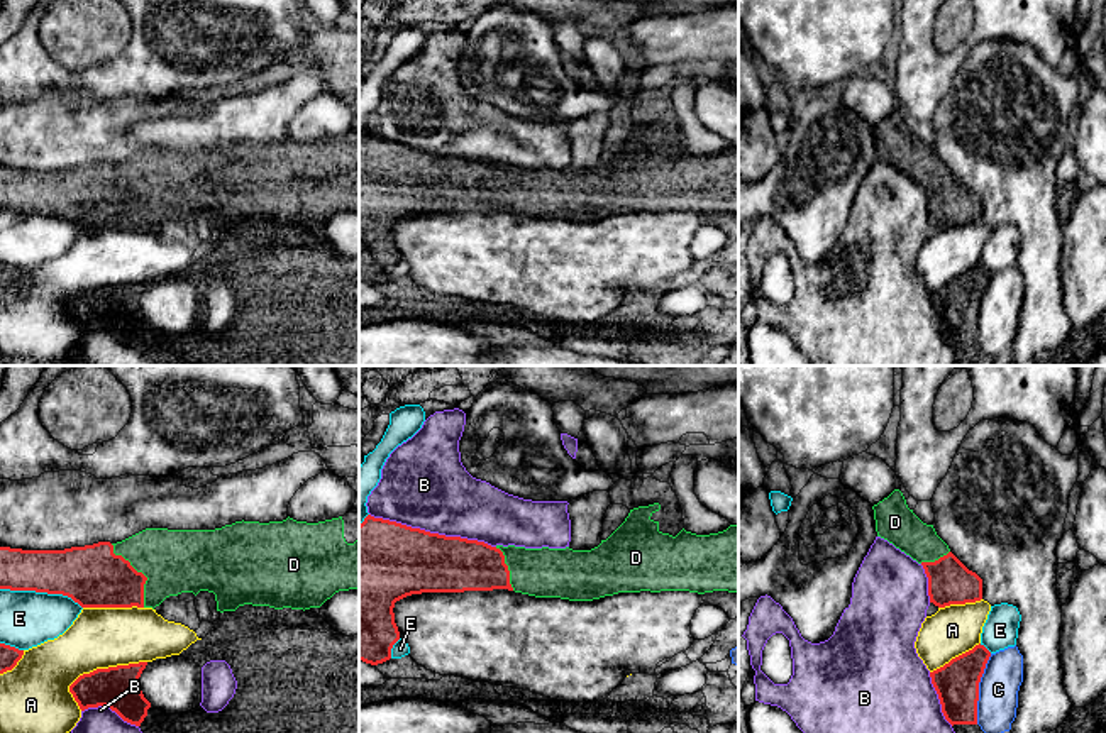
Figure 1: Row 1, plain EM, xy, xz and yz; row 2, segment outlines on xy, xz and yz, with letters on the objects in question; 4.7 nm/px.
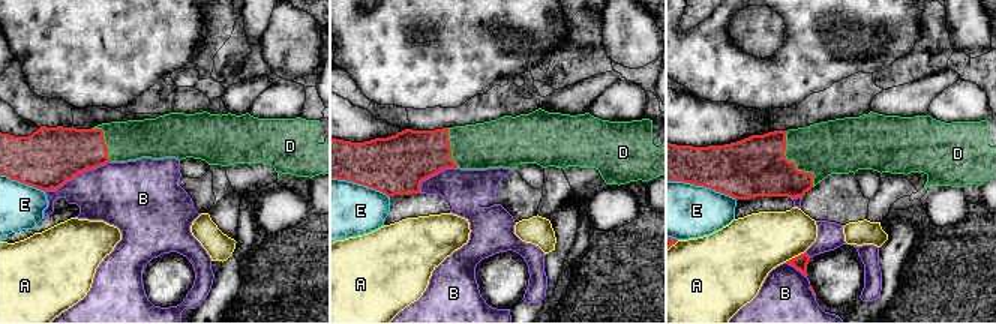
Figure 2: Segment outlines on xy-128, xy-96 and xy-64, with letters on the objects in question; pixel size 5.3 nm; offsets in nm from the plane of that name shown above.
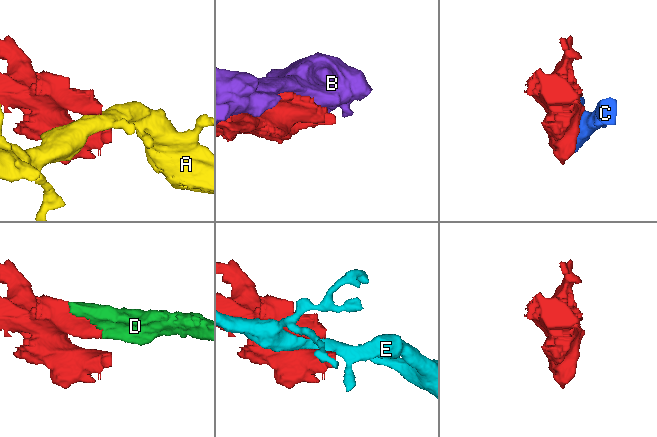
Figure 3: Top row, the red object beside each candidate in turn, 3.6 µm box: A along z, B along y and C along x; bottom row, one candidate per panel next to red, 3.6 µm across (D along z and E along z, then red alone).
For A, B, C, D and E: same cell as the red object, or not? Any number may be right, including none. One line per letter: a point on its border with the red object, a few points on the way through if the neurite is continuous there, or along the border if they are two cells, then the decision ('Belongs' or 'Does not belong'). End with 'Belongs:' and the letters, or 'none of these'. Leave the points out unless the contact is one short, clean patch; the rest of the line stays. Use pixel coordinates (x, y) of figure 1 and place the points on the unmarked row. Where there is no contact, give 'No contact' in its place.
A: Touches red at xy (105, 290). Does not belong
B: Touches red at xz (432, 154). Does not belong
C: Touches red at yz (978, 310). Does not belong
D: Touches red at xy (141, 193). Belongs
E: Touches red at xy (41, 212). Does not belong
Belongs: D

